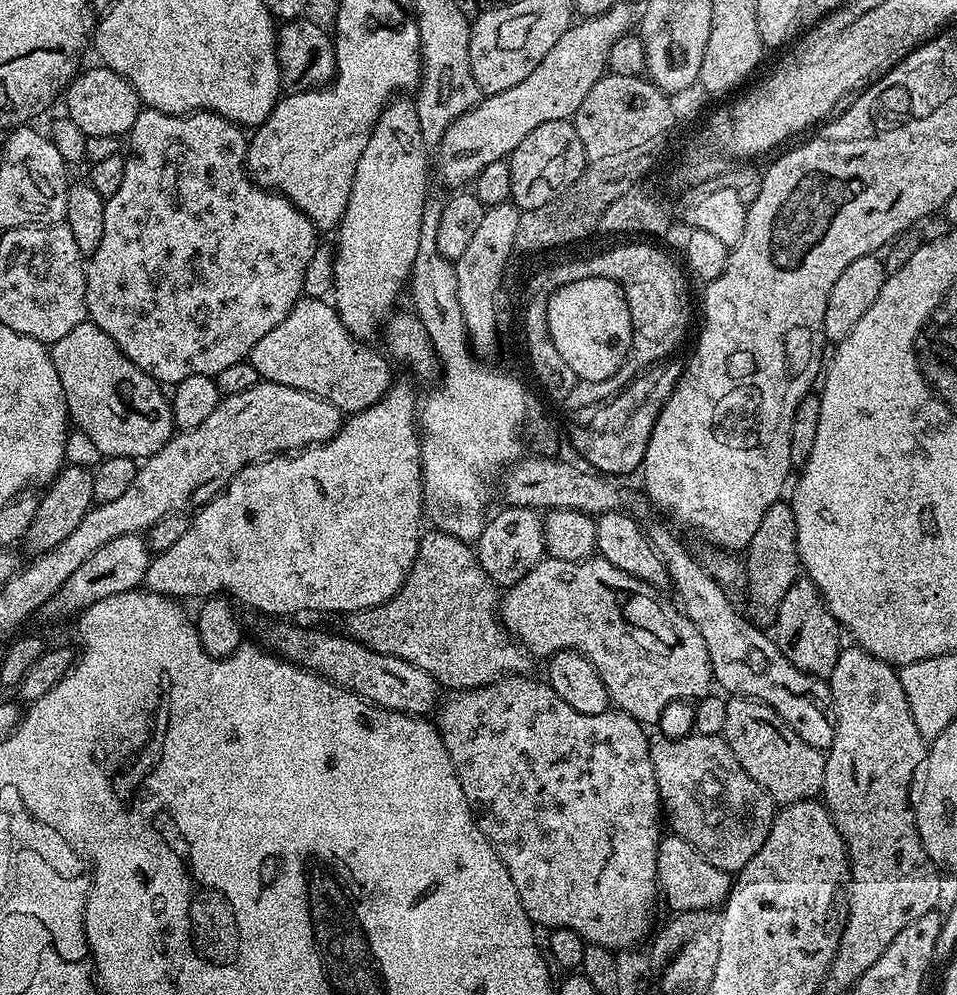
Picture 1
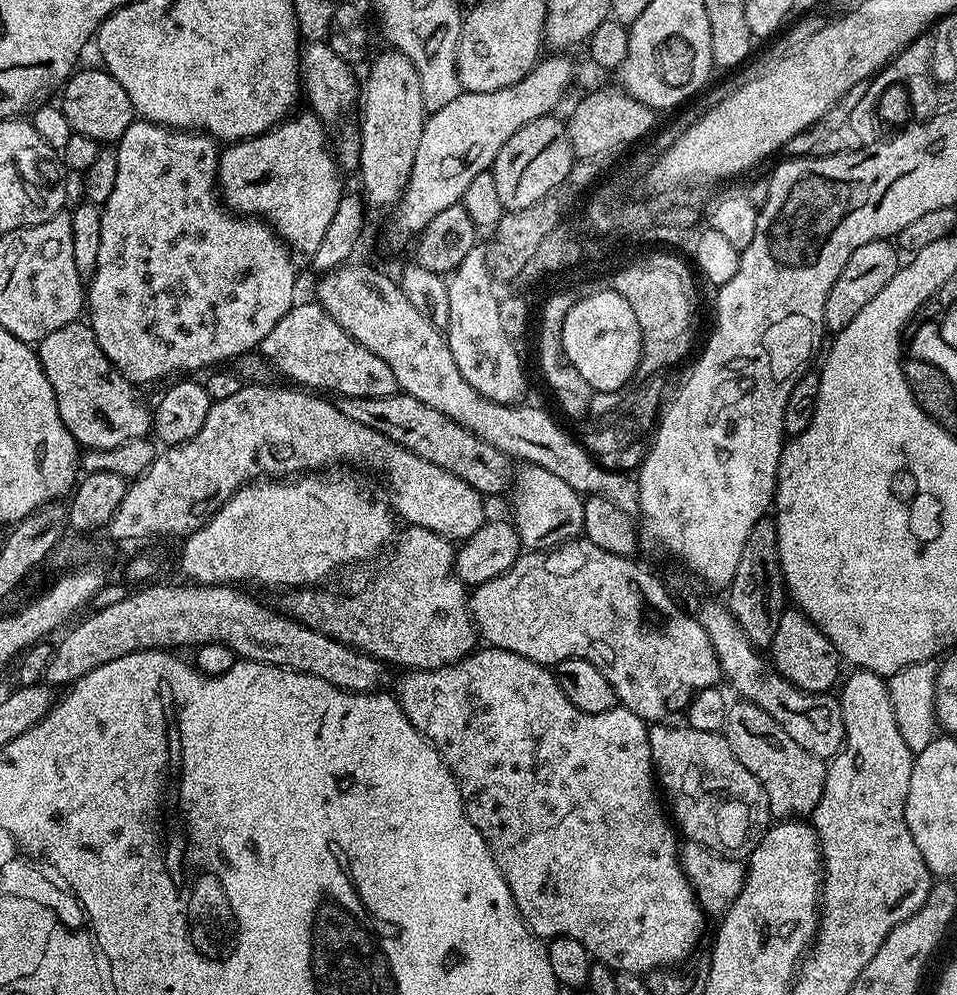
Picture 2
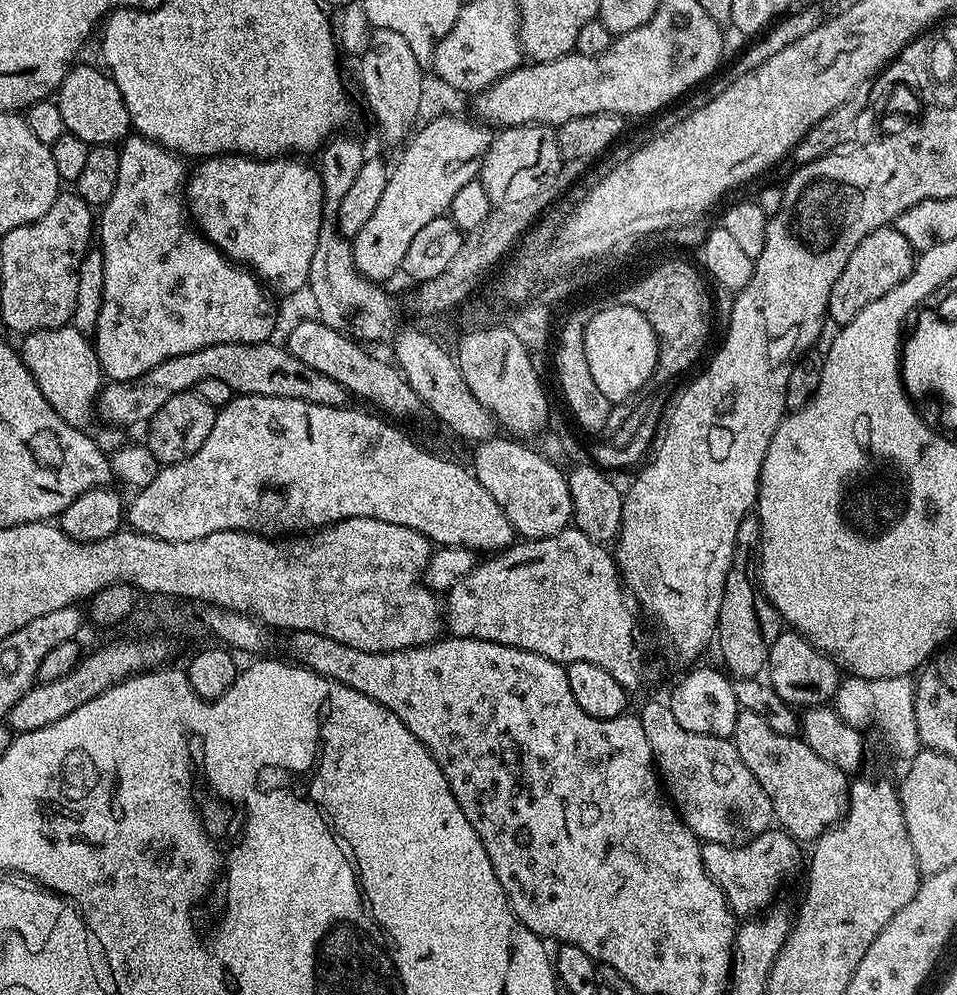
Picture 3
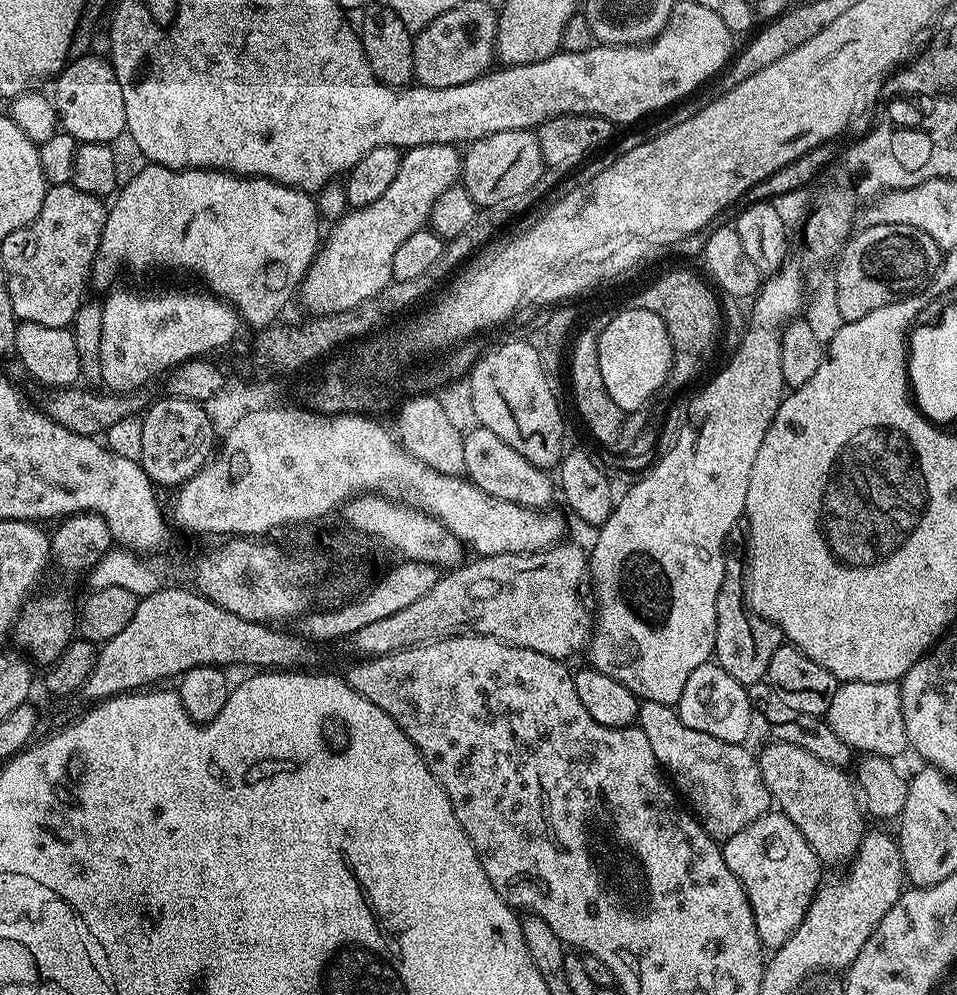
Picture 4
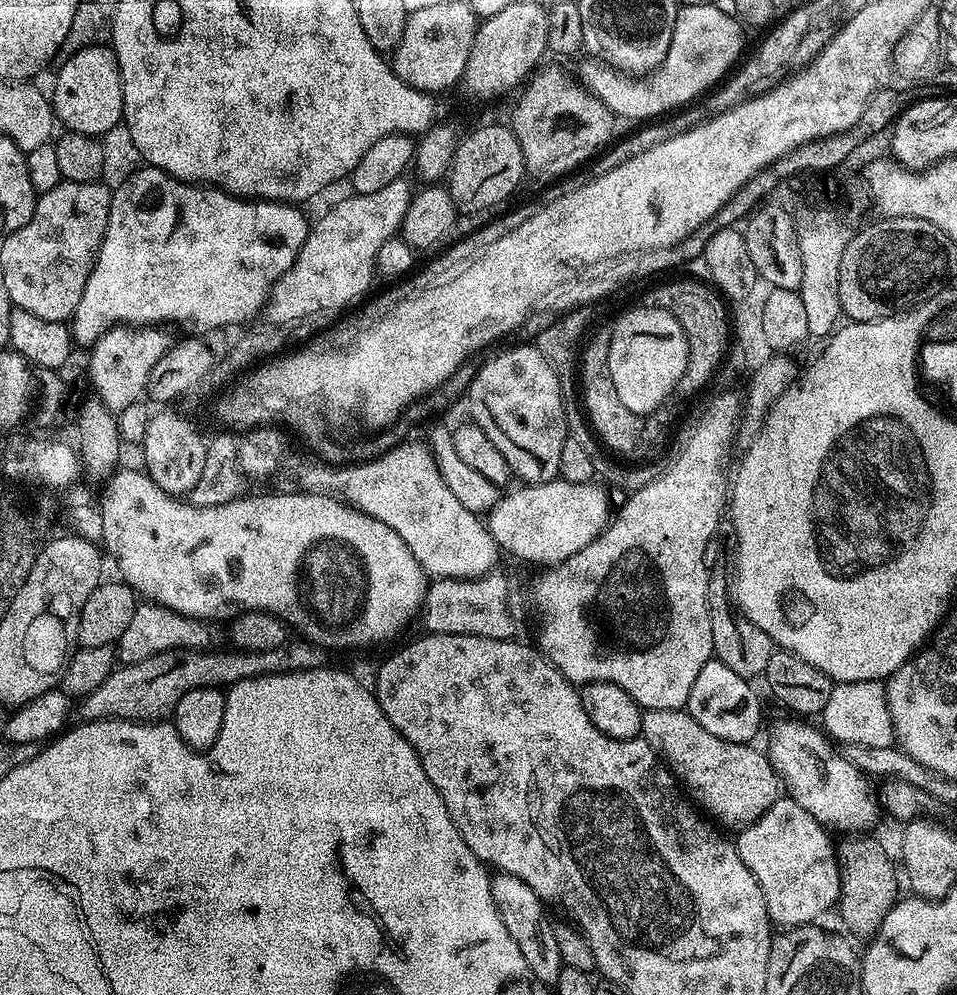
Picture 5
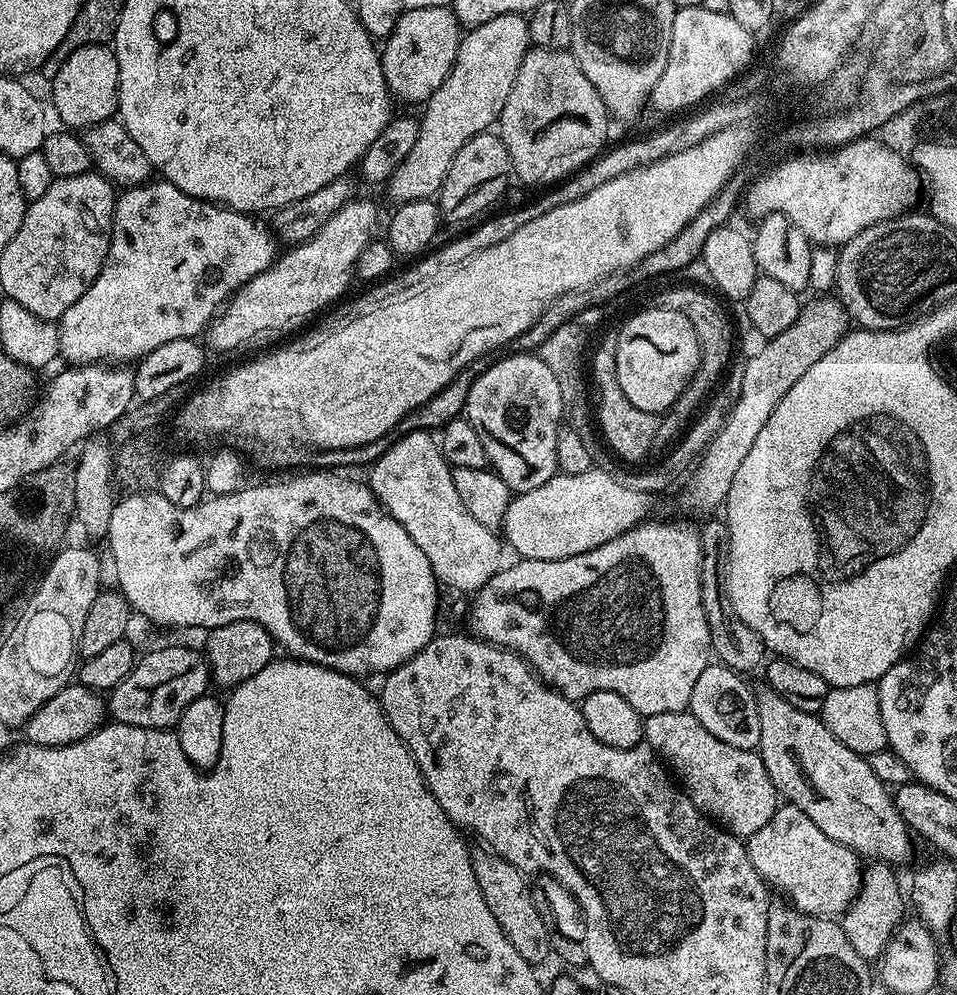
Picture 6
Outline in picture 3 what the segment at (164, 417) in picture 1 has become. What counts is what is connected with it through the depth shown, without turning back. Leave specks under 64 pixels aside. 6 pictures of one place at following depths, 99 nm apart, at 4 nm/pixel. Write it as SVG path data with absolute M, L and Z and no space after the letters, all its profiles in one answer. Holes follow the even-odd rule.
M73 326L47 328L27 333L24 345L19 345L20 357L30 370L42 398L66 423L75 428L87 429L96 409L96 397L106 383L104 372L96 357L93 341Z

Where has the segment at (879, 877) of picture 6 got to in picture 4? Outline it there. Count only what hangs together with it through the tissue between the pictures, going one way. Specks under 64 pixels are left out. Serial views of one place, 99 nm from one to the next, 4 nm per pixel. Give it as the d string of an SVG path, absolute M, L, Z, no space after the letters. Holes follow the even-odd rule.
M768 742L758 752L758 759L772 804L790 818L798 830L802 830L802 838L810 842L819 860L825 865L847 865L866 835L866 816L853 777L843 768L835 768L822 762L822 758L814 758L814 754L802 746L786 742Z

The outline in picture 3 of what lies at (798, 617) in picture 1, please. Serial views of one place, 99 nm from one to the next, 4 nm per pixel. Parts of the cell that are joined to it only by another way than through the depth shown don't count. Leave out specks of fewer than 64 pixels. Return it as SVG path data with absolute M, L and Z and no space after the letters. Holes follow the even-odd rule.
M791 630L781 631L770 646L770 658L766 669L767 683L786 703L797 710L828 706L836 699L836 691L842 679L841 669L836 667L825 652L819 652L805 636Z

